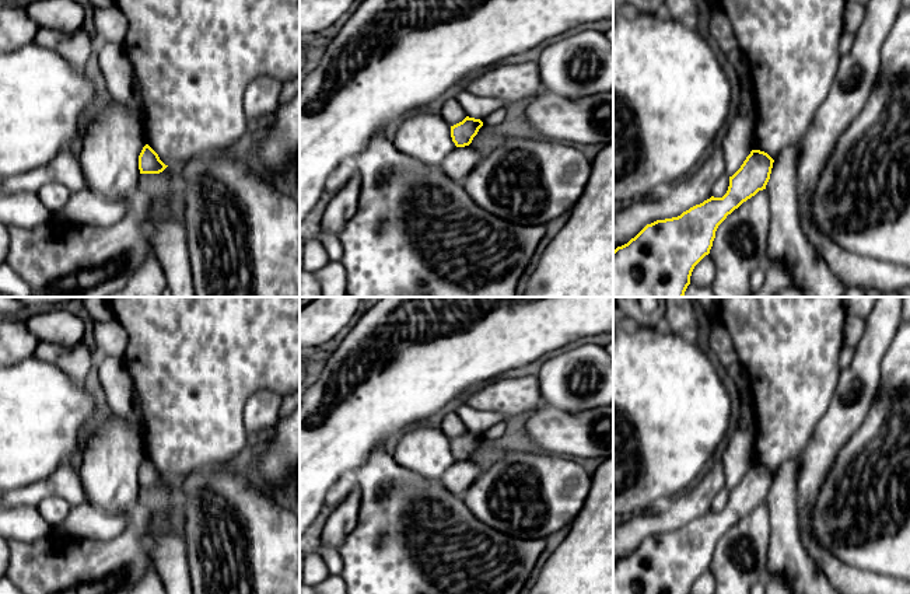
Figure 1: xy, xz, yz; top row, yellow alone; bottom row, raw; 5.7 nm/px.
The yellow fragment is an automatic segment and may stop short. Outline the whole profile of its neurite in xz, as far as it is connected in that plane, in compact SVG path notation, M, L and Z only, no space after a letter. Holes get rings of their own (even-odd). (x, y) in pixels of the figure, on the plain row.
M466 430L462 436L451 440L452 455L456 461L469 460L482 440L480 433Z

